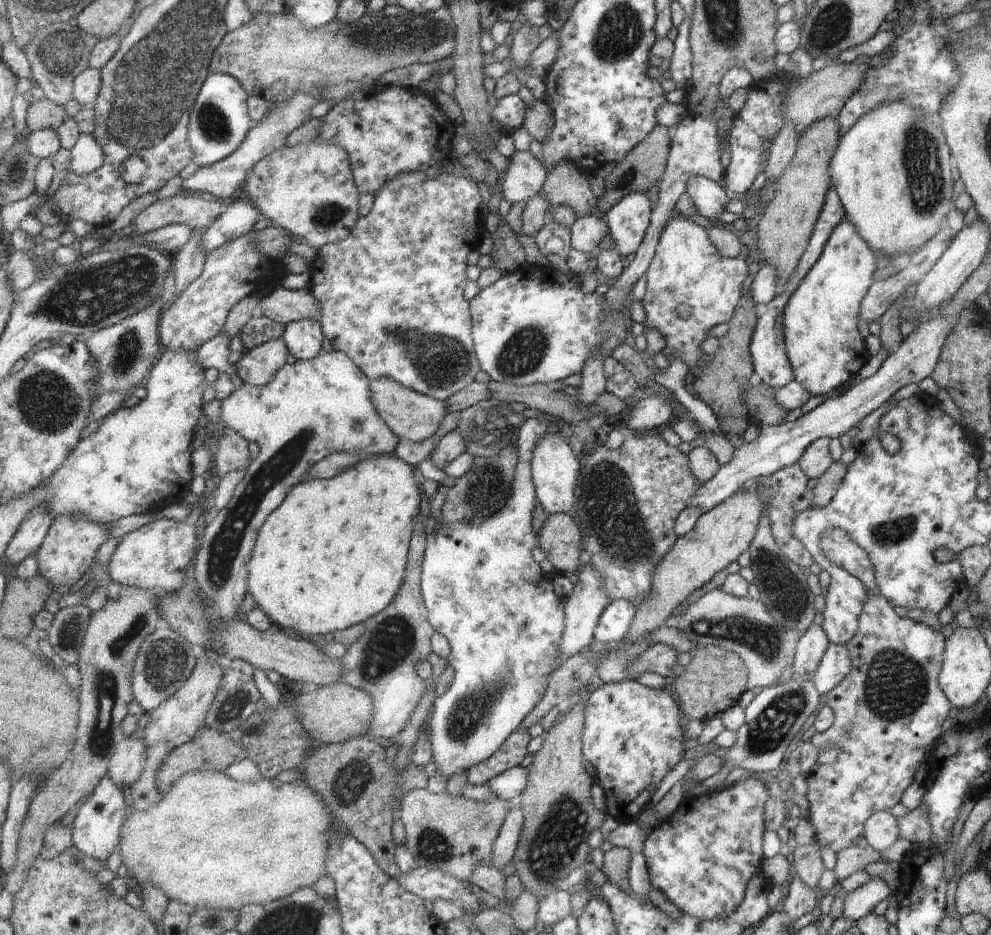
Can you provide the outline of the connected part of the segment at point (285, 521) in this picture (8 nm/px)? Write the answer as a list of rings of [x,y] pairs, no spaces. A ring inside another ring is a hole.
[[[373,455],[355,467],[340,473],[333,479],[311,479],[292,489],[284,504],[270,516],[269,521],[259,534],[257,549],[250,565],[250,593],[256,600],[257,607],[265,610],[276,622],[277,628],[293,628],[301,632],[302,636],[333,635],[338,631],[366,623],[373,616],[384,612],[398,596],[402,585],[405,584],[411,542],[416,532],[417,522],[420,520],[420,506],[422,506],[422,492],[418,486],[418,478],[414,468],[394,455]]]

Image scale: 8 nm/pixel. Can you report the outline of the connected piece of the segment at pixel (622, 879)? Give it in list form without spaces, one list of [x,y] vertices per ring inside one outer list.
[[[613,846],[604,854],[604,859],[602,870],[608,876],[608,880],[622,887],[626,893],[630,893],[633,890],[631,883],[632,849]]]

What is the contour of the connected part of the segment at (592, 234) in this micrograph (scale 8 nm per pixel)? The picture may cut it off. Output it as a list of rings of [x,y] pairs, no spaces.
[[[590,215],[579,218],[571,231],[574,248],[589,255],[595,255],[596,250],[604,244],[607,234],[610,233],[610,226],[608,220]]]

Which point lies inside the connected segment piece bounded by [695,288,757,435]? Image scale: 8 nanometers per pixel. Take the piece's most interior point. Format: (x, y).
(721, 384)

